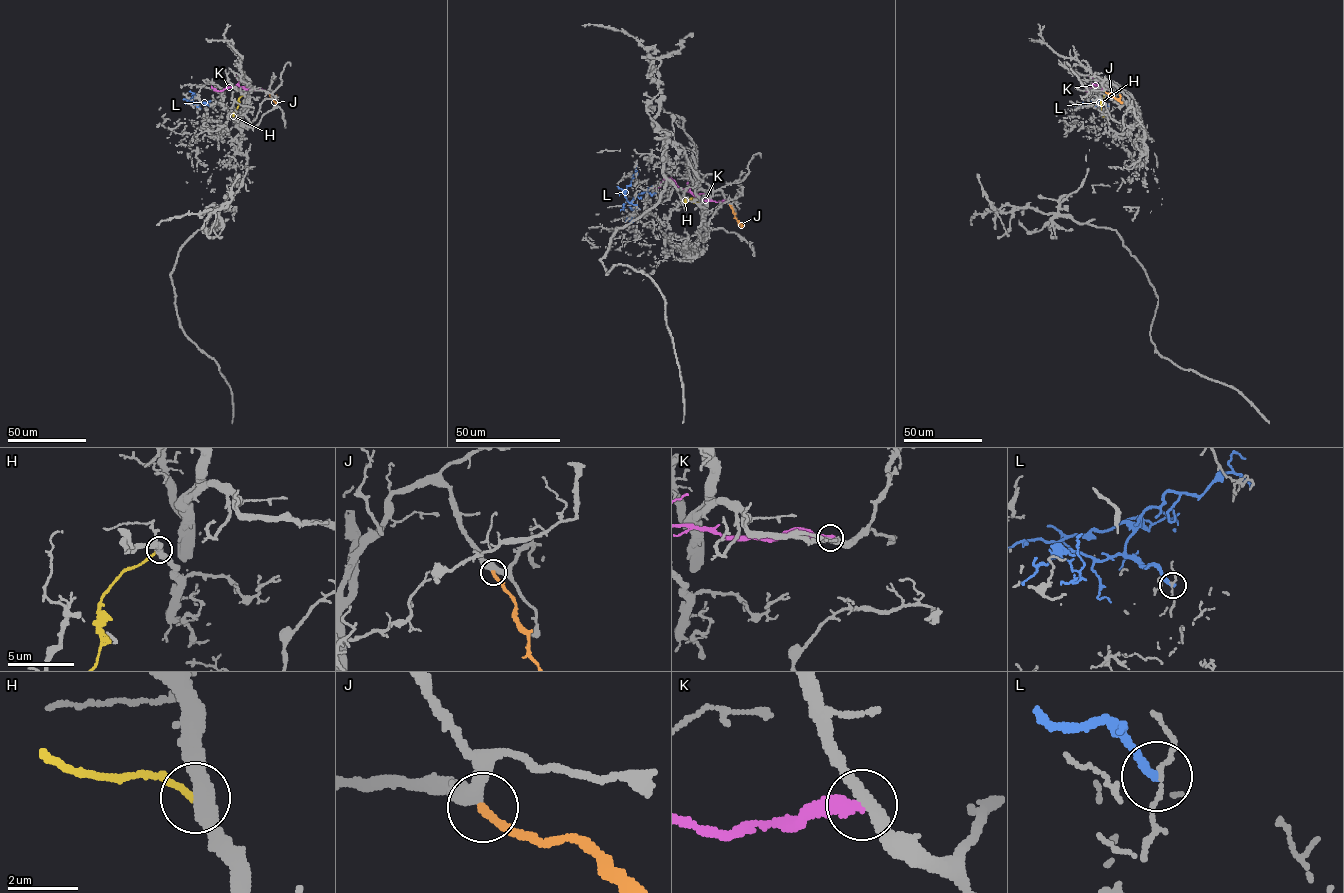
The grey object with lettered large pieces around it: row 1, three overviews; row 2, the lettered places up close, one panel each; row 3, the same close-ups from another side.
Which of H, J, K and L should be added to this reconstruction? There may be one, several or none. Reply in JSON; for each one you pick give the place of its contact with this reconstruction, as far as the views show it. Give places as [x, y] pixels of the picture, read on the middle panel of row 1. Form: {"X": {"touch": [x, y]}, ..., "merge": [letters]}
{"J": {"touch": [729, 204]}, "merge": ["J"]}

